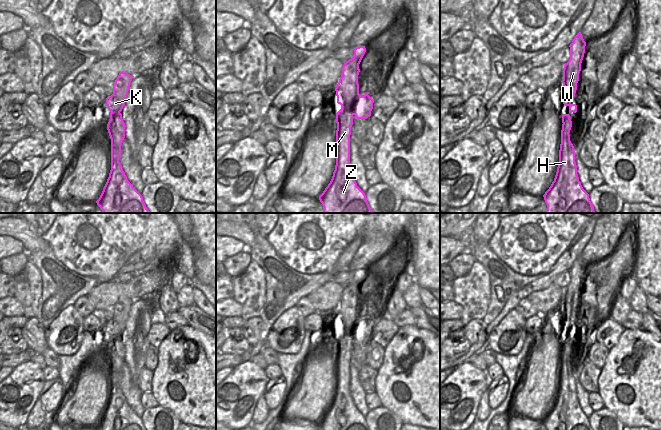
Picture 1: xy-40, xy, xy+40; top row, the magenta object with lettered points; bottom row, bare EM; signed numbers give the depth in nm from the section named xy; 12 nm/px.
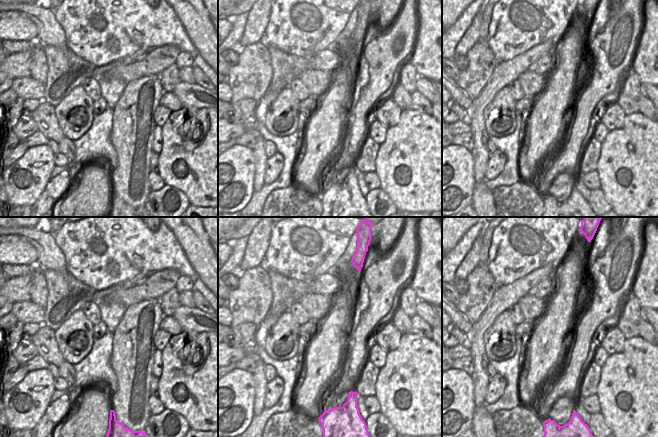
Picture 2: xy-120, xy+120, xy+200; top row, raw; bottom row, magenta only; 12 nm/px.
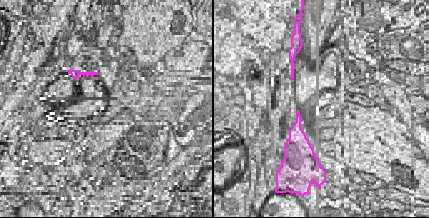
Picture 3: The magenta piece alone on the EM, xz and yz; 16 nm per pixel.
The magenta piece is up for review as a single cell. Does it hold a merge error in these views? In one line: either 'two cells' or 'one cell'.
one cell

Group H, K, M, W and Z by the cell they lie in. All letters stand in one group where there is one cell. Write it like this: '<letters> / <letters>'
H K M W Z

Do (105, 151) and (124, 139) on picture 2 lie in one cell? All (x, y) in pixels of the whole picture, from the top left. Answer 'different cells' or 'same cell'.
different cells

